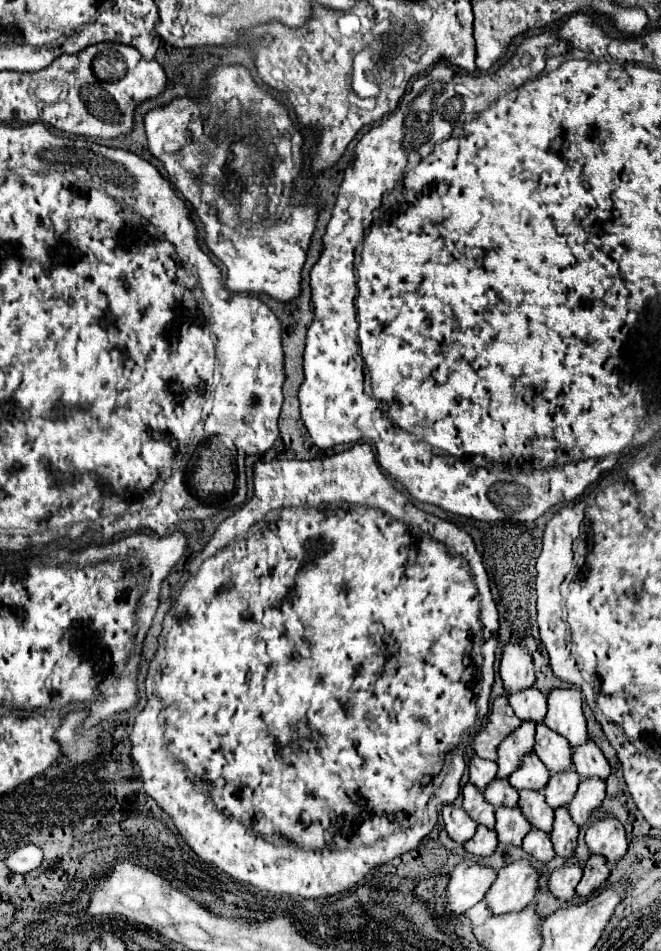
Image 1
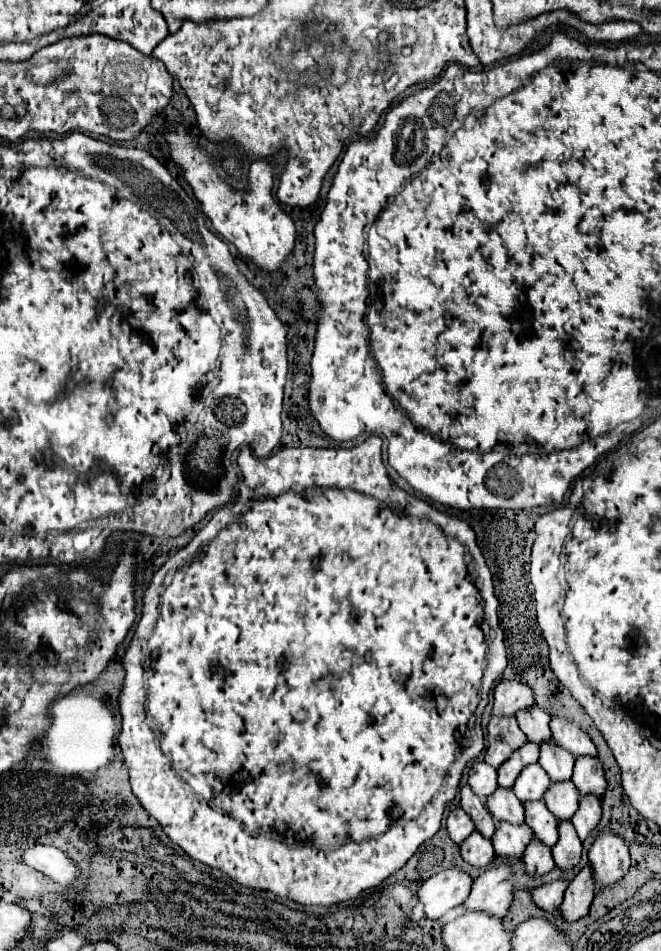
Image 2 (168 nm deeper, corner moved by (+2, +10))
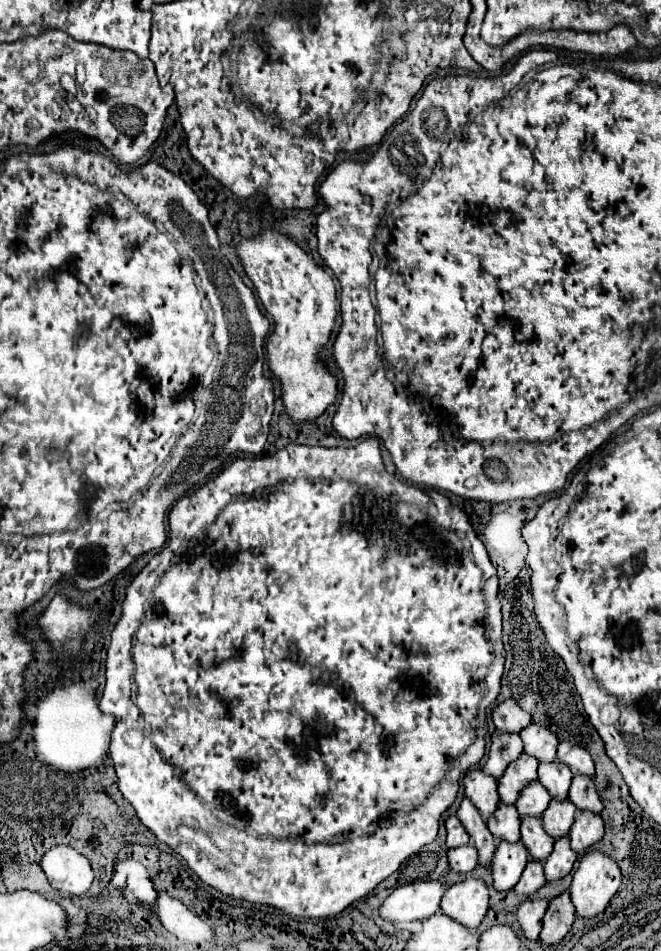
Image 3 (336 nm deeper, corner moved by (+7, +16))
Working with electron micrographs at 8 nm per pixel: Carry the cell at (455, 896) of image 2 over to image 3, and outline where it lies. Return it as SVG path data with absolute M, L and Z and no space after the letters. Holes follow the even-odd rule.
M413 882L395 888L379 906L379 916L393 924L425 920L439 910L445 886L441 882Z

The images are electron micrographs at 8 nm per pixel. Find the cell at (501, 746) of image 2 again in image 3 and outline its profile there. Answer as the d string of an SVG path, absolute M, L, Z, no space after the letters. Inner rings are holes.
M495 732L491 736L491 748L483 772L499 780L505 774L505 768L521 754L523 754L523 740L519 738L519 734Z

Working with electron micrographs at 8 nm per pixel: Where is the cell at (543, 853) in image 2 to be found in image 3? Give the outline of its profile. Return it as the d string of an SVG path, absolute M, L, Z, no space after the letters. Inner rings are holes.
M531 860L521 876L521 880L517 882L517 886L513 888L517 894L523 894L523 896L531 896L535 894L539 888L545 886L545 876L543 876L543 864Z

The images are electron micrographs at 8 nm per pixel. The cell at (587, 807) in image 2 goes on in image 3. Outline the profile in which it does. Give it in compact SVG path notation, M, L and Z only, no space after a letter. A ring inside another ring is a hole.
M579 812L575 818L575 824L569 832L571 848L579 854L595 846L603 838L603 820L597 814L591 812Z

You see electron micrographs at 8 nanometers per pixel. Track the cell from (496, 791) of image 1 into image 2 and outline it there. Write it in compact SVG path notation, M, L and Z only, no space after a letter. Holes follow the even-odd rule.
M498 788L494 794L490 794L490 798L486 798L486 806L492 812L494 820L508 820L512 824L524 822L524 806L518 802L512 790Z

